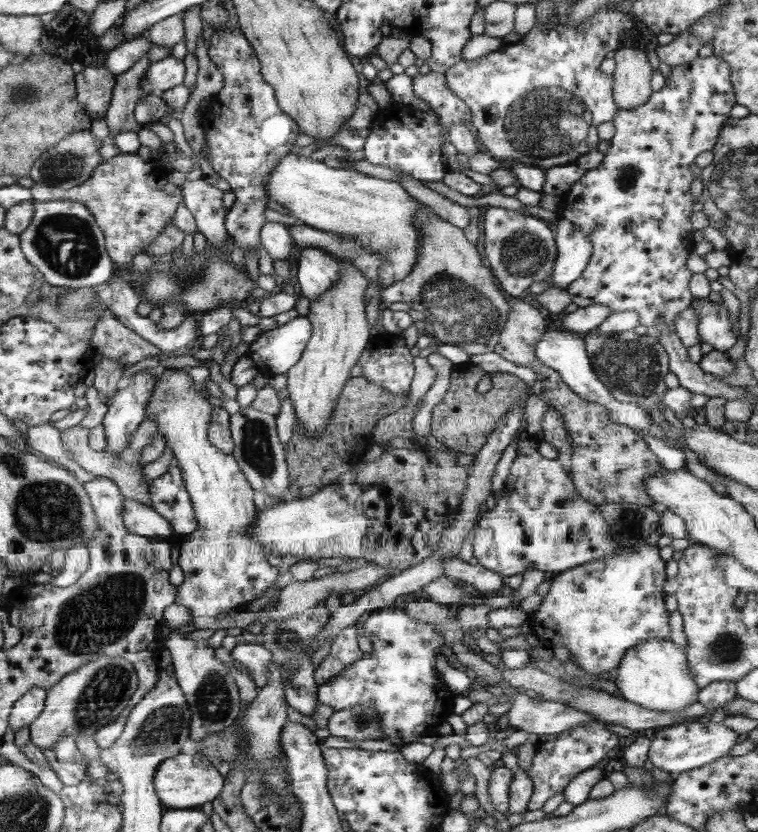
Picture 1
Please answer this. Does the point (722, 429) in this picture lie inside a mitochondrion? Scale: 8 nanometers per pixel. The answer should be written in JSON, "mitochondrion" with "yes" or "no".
{"mitochondrion":"no"}

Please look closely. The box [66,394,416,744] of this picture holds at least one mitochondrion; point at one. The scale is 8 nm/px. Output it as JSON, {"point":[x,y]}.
{"point":[109,685]}

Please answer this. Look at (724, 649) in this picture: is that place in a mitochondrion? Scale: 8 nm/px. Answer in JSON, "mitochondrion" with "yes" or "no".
{"mitochondrion":"yes"}

